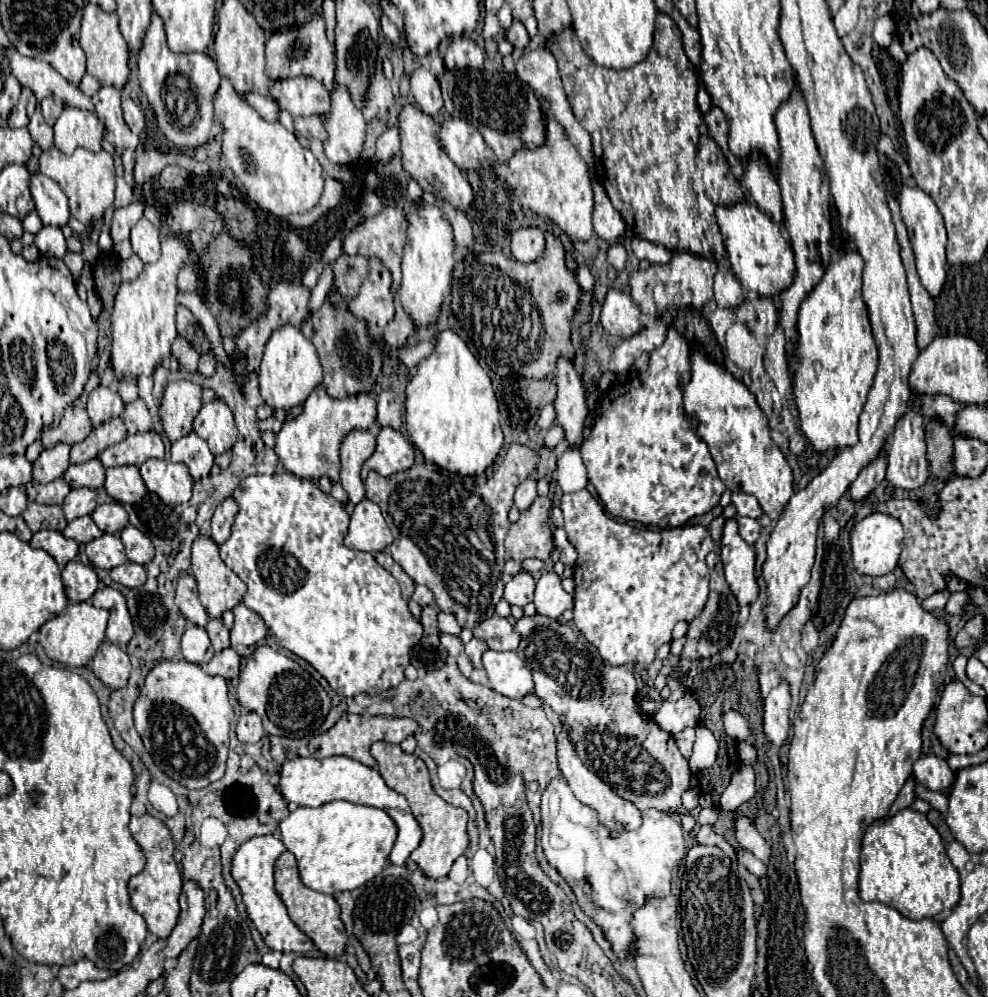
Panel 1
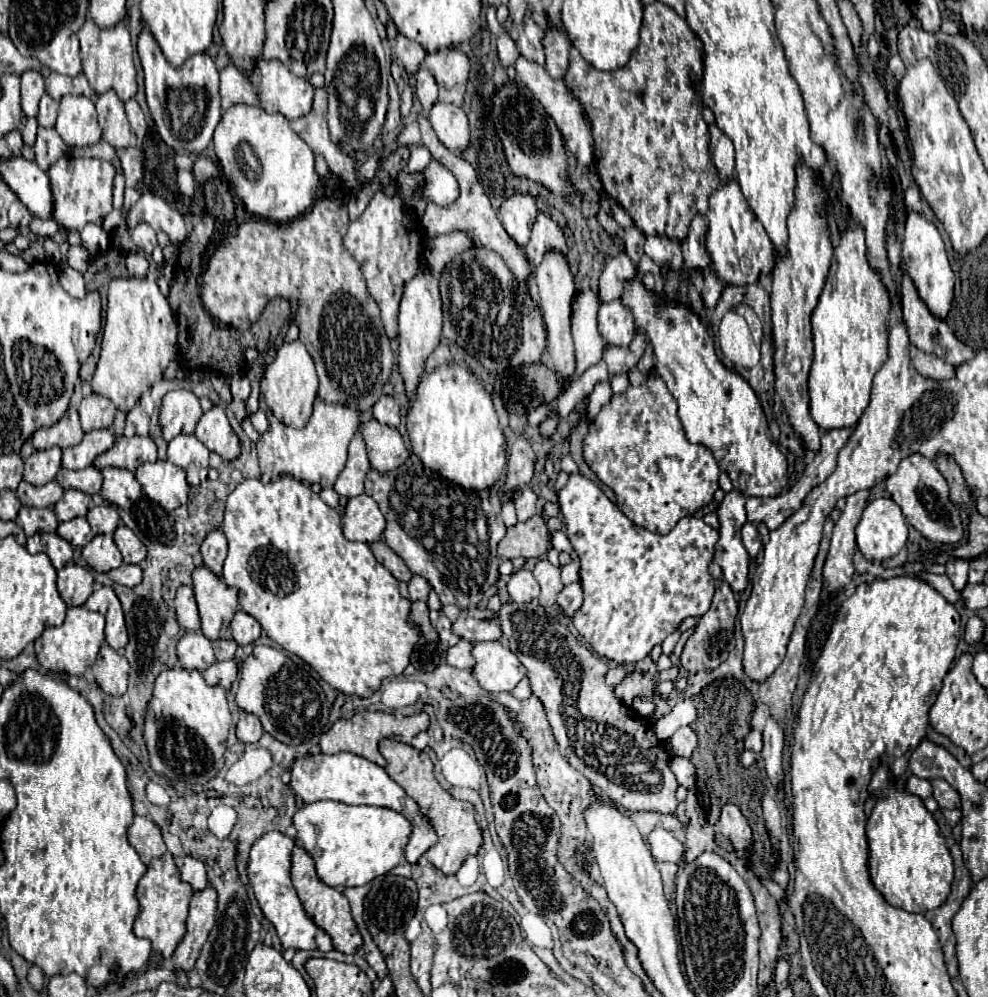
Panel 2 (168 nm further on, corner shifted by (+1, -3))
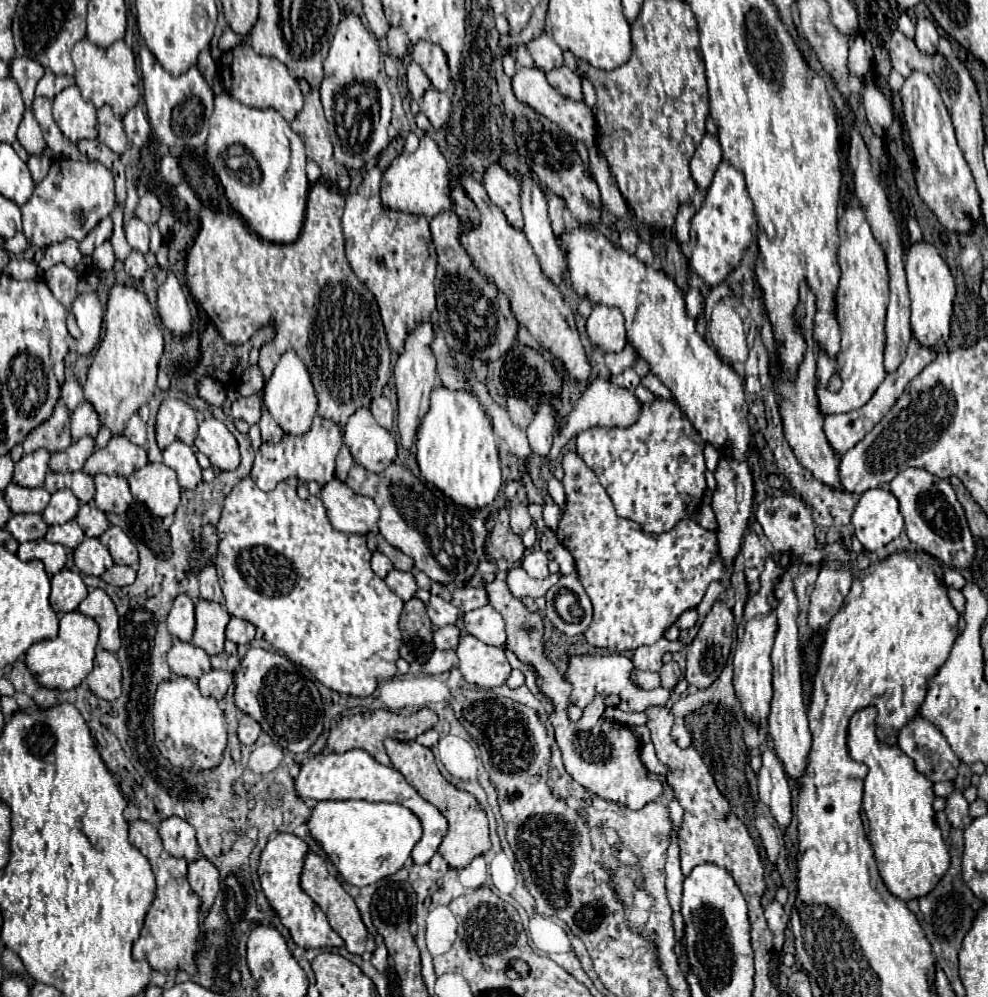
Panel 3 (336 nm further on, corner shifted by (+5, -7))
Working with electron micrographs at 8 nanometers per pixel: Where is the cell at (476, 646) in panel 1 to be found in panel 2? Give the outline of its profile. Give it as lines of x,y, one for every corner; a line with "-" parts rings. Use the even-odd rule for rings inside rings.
461,639
455,647
447,649
447,663
457,667
457,669
469,669
471,671
475,667
475,659
471,657
471,649
473,649
473,643

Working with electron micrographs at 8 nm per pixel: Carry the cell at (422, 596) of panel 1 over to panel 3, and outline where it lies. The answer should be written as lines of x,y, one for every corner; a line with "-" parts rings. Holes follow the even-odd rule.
395,567
387,573
385,583
387,583
389,589
391,589
395,595
399,595
403,601
409,601
409,599
415,595
415,591
417,591
417,583
415,583
413,573
403,573
403,571
395,569

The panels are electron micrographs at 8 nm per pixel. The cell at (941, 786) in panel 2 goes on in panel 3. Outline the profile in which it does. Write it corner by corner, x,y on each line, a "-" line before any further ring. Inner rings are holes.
953,791
947,797
947,807
945,807
947,819
951,821
951,825
955,829
965,829
967,825
971,825
971,817
969,817
969,803
965,801
961,791

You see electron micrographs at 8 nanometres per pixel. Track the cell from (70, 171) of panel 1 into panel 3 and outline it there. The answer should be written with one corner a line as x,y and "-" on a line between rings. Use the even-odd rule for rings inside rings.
53,159
49,175
35,187
31,199
21,207
23,235
31,245
47,247
65,239
81,241
115,207
113,173
99,161

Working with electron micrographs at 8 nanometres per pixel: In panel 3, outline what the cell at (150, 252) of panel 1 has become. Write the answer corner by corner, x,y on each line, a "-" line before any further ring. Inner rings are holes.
131,217
131,221
125,225
125,235
133,249
149,253
149,225
139,221
137,217

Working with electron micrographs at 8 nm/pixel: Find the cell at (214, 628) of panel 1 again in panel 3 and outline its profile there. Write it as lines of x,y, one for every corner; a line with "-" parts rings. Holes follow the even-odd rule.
219,653
219,655
211,657
211,665
213,665
213,669
235,673
239,669
239,657
229,655
229,653

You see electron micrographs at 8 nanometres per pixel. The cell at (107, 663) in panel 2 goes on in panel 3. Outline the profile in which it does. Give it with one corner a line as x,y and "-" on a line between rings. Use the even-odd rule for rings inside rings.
97,645
95,667
87,675
87,683
93,695
105,701
115,701
121,693
121,665
113,653

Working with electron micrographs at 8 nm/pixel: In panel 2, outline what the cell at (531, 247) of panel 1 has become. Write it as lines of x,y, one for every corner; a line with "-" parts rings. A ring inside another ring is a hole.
513,195
503,203
499,211
499,219
505,231
521,249
525,249
531,237
531,225
535,223
537,213
537,203
531,195

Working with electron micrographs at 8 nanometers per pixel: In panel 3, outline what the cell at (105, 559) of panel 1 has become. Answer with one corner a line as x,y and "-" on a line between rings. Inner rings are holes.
85,539
75,549
75,565
85,575
101,577
107,569
113,567
113,559
109,555
109,549
99,539

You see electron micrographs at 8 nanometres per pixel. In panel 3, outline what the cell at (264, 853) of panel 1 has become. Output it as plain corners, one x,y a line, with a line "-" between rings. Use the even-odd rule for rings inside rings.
279,833
269,839
265,851
261,853
261,865
259,865
259,879
265,897
273,905
273,909
279,913
281,923
291,931
293,941
299,947
305,949
319,949
319,947
341,947
343,939
331,929
327,915
321,911
321,907
301,889
301,871
303,871
303,859
309,851
309,845
291,833

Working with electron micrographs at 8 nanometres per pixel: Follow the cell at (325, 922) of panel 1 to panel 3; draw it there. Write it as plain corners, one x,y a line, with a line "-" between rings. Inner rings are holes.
309,853
305,857
305,865
303,865
303,875
301,875
301,887
309,893
309,897
327,913
327,919
331,923
331,927
343,937
349,953
357,953
363,955
365,951
373,951
375,949
375,941
373,937
367,933
367,927
361,921
361,913
353,901
353,897
343,889
343,885
339,883
339,879
329,871
329,865
323,857
319,857
317,853

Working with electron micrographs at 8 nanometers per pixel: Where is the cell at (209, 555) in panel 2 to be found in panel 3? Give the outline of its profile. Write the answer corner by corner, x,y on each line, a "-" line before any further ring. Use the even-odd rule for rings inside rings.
207,563
203,567
203,571
199,573
199,589
201,589
201,595
199,595
201,599
223,605
223,593
221,593
221,587
219,587
213,563

